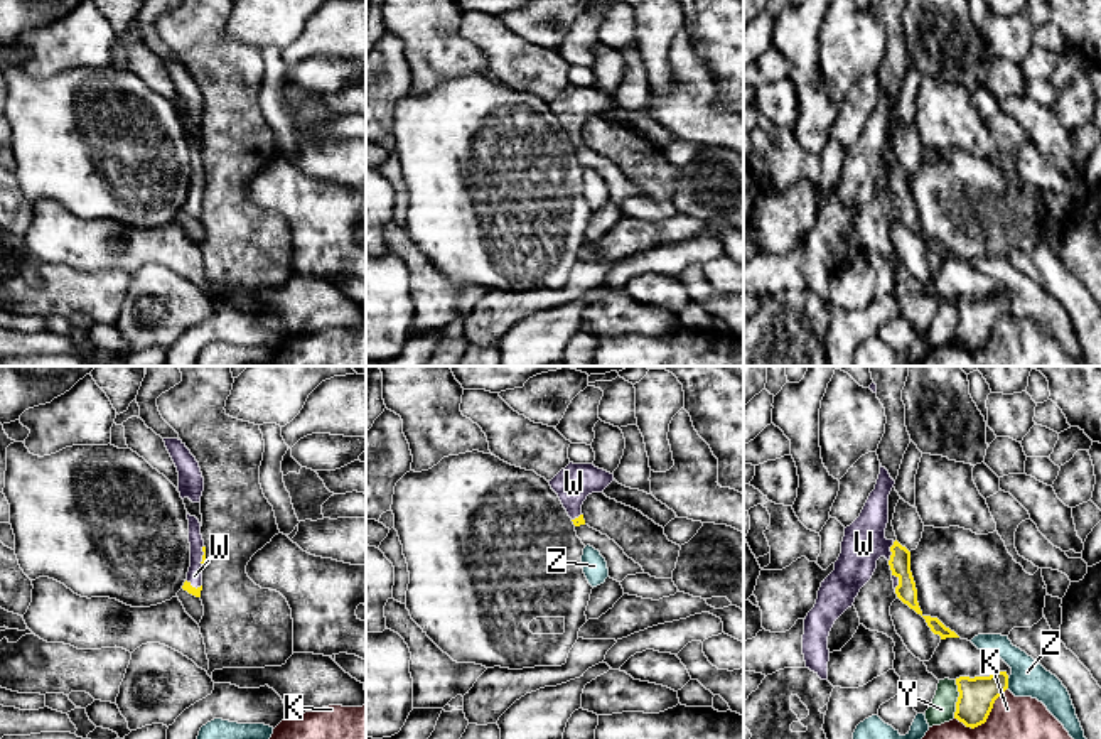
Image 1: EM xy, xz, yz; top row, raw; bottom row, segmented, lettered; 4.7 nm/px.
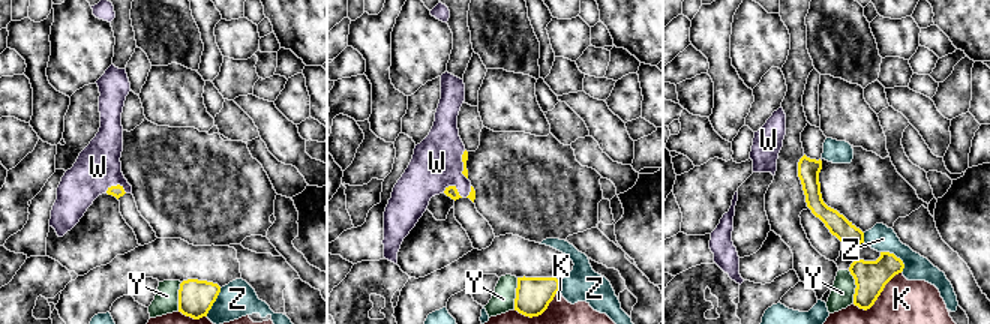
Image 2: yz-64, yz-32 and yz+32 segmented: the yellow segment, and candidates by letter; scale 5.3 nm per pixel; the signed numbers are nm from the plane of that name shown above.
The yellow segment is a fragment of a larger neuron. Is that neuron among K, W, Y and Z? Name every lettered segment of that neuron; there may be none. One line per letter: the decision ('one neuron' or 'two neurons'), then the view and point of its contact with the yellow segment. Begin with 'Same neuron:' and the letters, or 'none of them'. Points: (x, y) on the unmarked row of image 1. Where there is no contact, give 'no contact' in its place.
Same neuron: W
K: two neurons; meets yellow in yz at (987, 339)
W: one neuron; meets yellow in yz at (891, 172)
Y: two neurons; meets yellow in yz at (958, 321)
Z: two neurons; meets yellow in yz at (1007, 306)

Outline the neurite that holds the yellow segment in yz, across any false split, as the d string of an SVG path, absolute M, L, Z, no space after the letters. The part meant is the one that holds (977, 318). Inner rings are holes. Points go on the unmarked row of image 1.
M996 294L990 299L959 299L956 307L959 319L954 341L975 351L986 344L995 322L1008 310L1008 297Z

